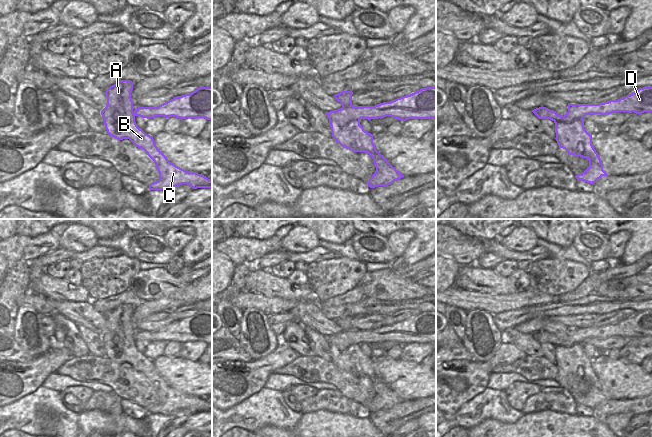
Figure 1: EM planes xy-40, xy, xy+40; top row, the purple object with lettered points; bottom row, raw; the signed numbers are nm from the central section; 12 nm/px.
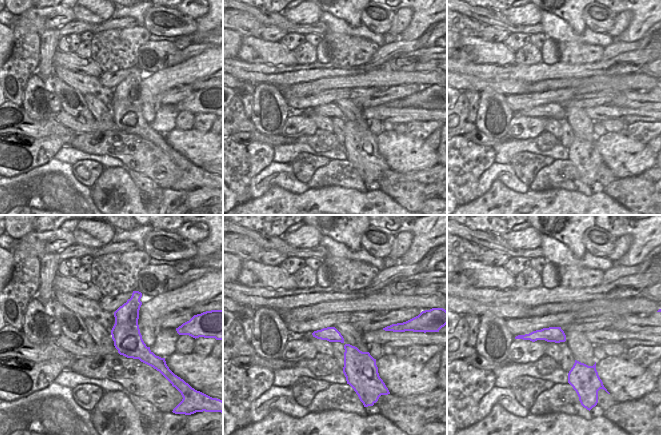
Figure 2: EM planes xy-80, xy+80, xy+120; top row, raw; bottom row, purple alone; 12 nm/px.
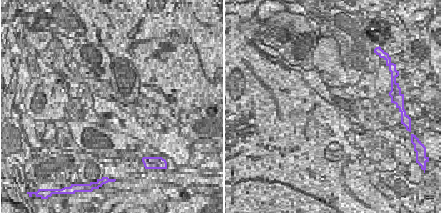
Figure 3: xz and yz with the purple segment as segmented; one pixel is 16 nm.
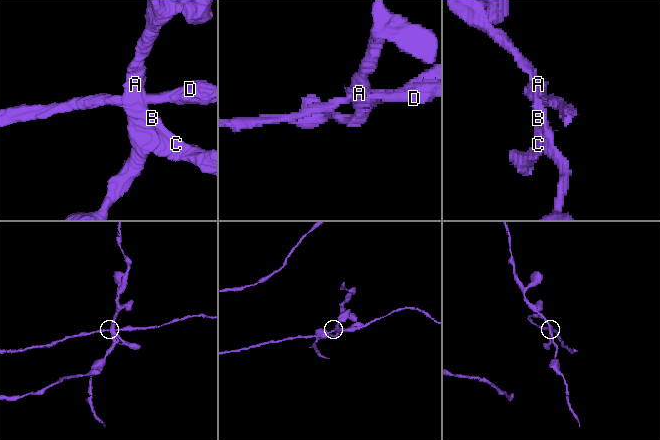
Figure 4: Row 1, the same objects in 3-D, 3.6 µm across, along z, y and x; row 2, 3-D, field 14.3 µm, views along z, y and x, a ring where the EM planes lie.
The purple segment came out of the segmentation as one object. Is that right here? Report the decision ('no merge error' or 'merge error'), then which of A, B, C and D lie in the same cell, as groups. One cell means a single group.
merge error; groups A B C / D

